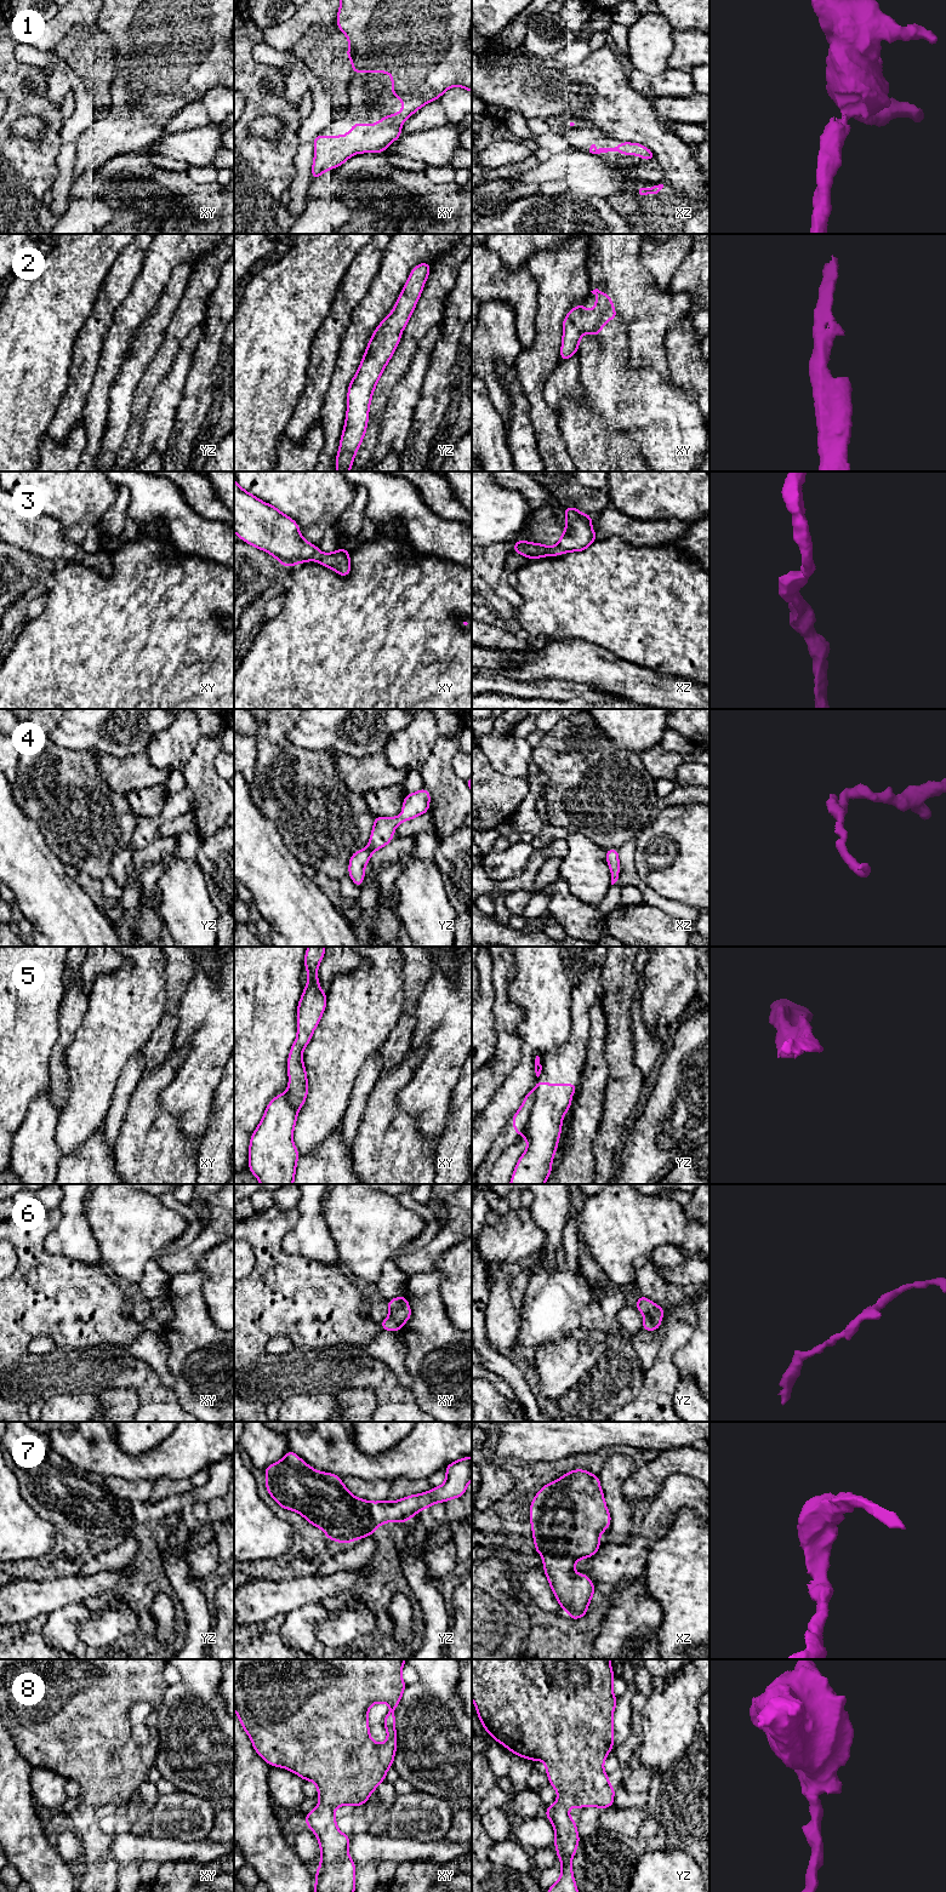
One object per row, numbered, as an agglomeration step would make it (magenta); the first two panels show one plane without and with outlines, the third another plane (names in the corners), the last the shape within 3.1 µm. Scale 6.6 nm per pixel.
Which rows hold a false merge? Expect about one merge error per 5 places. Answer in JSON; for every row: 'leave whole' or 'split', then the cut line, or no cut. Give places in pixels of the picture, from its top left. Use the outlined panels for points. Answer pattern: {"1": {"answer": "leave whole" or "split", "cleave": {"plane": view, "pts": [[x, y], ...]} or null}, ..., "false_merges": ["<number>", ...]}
{"1": {"answer": "leave whole", "cleave": null}, "2": {"answer": "leave whole", "cleave": null}, "3": {"answer": "leave whole", "cleave": null}, "4": {"answer": "leave whole", "cleave": null}, "5": {"answer": "split", "cleave": {"plane": "yz", "pts": [[536, 1087], [534, 1104], [520, 1133]]}}, "6": {"answer": "leave whole", "cleave": null}, "7": {"answer": "leave whole", "cleave": null}, "8": {"answer": "leave whole", "cleave": null}, "false_merges": ["5"]}

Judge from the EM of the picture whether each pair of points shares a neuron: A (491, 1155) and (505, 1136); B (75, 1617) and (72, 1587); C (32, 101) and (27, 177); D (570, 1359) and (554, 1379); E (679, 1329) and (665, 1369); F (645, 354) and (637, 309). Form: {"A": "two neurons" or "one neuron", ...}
{"A": "one neuron", "B": "two neurons", "C": "one neuron", "D": "one neuron", "E": "one neuron", "F": "one neuron"}

